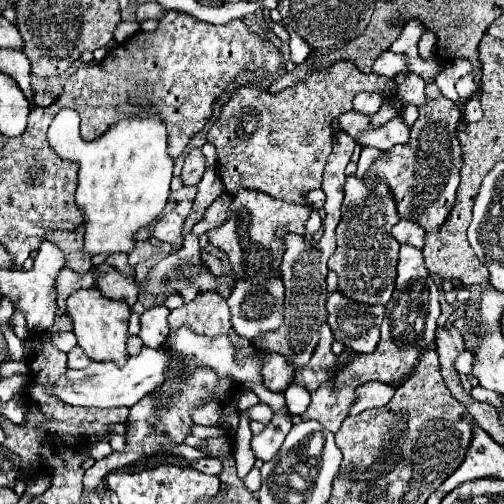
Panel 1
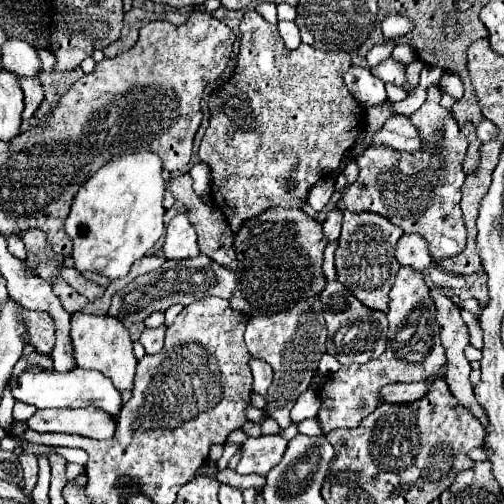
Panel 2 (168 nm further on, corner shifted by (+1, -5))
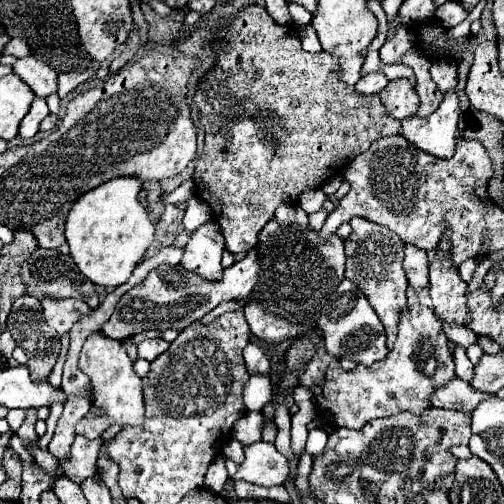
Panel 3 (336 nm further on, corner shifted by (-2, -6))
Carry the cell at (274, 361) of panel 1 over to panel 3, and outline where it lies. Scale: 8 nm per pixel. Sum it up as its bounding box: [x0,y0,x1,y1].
[243,343,269,375]

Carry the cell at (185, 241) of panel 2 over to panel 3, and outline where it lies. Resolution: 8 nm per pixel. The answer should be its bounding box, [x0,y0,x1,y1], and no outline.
[181,221,225,281]

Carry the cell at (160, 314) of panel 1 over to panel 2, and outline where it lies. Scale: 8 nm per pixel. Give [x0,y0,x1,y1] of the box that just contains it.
[140,324,166,354]

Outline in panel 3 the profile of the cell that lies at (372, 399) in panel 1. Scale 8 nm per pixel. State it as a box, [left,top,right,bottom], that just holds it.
[431,379,491,413]

